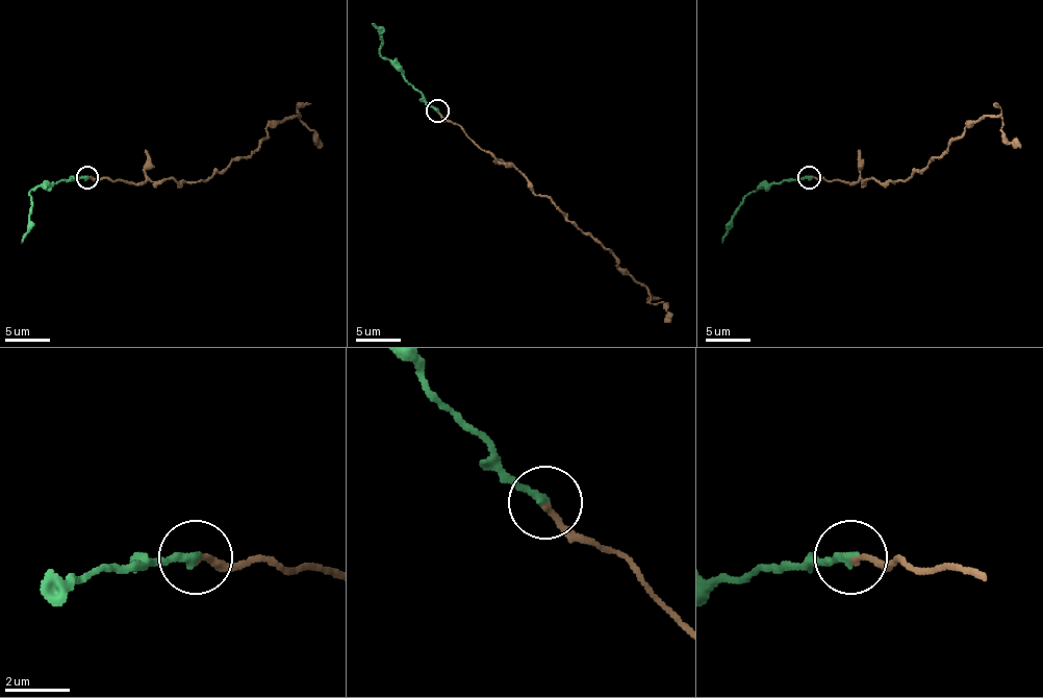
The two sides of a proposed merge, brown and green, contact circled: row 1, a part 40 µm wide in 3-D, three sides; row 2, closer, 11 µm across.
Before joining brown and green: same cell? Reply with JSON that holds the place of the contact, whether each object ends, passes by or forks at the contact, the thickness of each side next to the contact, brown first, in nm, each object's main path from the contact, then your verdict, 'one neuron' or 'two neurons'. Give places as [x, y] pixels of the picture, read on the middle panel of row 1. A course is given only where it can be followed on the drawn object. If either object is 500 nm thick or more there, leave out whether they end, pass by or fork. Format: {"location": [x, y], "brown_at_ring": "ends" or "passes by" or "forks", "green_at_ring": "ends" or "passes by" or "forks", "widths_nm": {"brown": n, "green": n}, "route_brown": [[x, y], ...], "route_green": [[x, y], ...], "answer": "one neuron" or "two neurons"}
{"location": [437, 110], "brown_at_ring": "ends", "green_at_ring": "ends", "widths_nm": {"brown": 200, "green": 280}, "route_brown": [[438, 109], [596, 239], [618, 268], [645, 289], [651, 304], [664, 304], [670, 322]], "route_green": [[438, 109], [379, 51], [381, 38], [373, 24]], "answer": "one neuron"}

